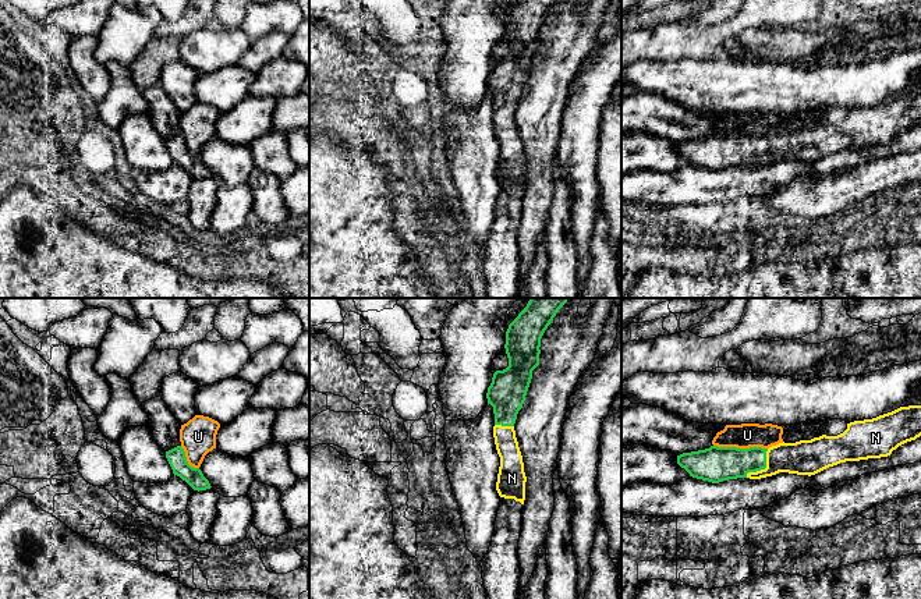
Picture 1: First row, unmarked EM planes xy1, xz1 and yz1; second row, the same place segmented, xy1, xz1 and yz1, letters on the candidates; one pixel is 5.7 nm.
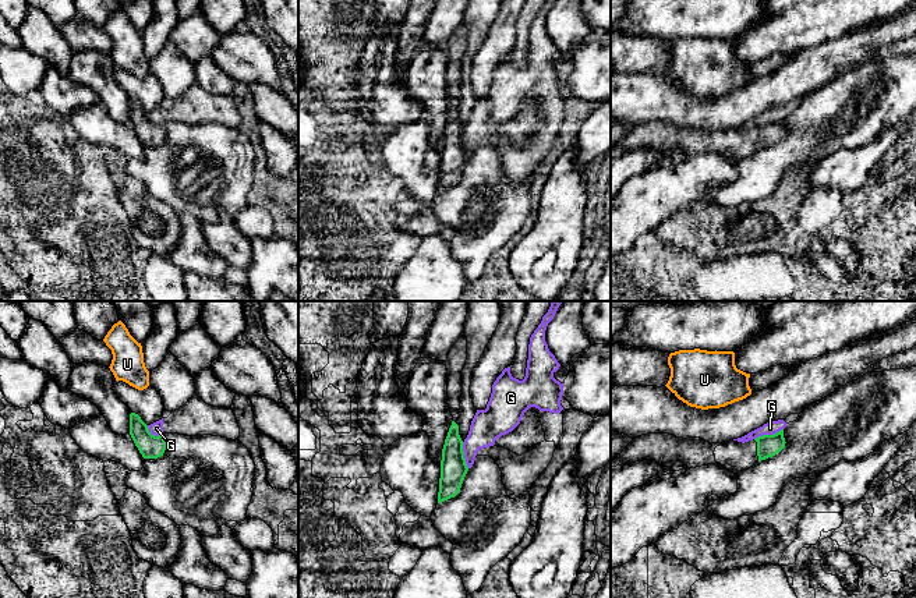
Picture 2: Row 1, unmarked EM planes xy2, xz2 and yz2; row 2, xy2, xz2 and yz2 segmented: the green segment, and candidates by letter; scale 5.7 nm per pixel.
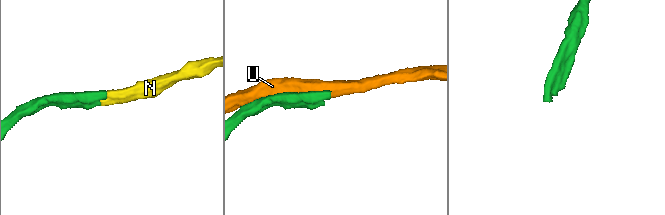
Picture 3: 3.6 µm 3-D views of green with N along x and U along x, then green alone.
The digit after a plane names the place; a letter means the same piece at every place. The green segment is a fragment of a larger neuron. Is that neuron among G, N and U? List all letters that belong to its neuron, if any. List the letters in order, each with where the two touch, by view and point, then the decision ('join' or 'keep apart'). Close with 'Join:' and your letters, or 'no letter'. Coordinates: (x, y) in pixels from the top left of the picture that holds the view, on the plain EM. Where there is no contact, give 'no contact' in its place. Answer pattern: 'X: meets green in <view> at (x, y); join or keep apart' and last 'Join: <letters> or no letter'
G: meets green in yz2 at (768, 123); keep apart
N: meets green in yz1 at (764, 156); join
U: meets green in yz1 at (740, 137); keep apart
Join: N

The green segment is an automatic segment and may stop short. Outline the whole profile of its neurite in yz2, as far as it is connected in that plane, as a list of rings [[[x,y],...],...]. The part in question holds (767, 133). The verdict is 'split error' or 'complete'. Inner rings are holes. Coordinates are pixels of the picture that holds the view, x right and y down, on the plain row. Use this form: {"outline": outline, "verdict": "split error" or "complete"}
{"outline": [[[784,117],[763,123],[749,130],[729,128],[710,131],[700,125],[676,125],[669,121],[647,121],[634,125],[620,141],[620,151],[641,148],[671,155],[671,160],[715,152],[738,162],[757,149],[775,144],[785,135]]], "verdict": "split error"}

